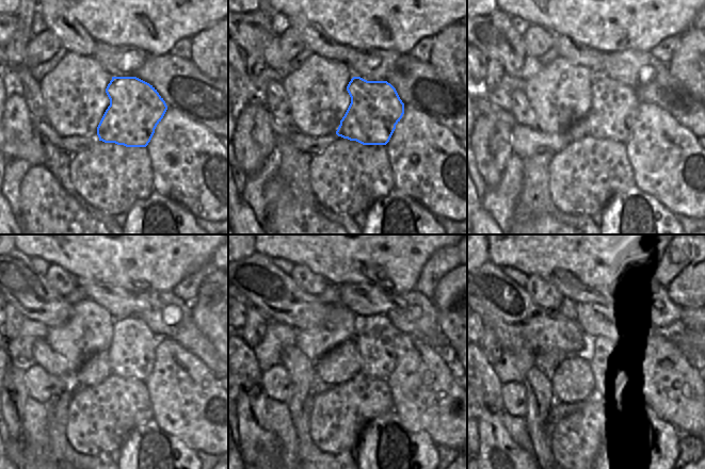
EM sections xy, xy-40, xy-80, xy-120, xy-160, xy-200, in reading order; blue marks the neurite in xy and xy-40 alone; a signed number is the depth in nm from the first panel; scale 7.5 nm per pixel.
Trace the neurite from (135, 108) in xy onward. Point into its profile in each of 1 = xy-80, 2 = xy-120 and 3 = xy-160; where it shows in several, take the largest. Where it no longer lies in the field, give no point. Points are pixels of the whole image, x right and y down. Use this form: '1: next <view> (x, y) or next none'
1: next xy-80 (614, 107)
2: next xy-120 (131, 354)
3: next xy-160 (373, 336)

